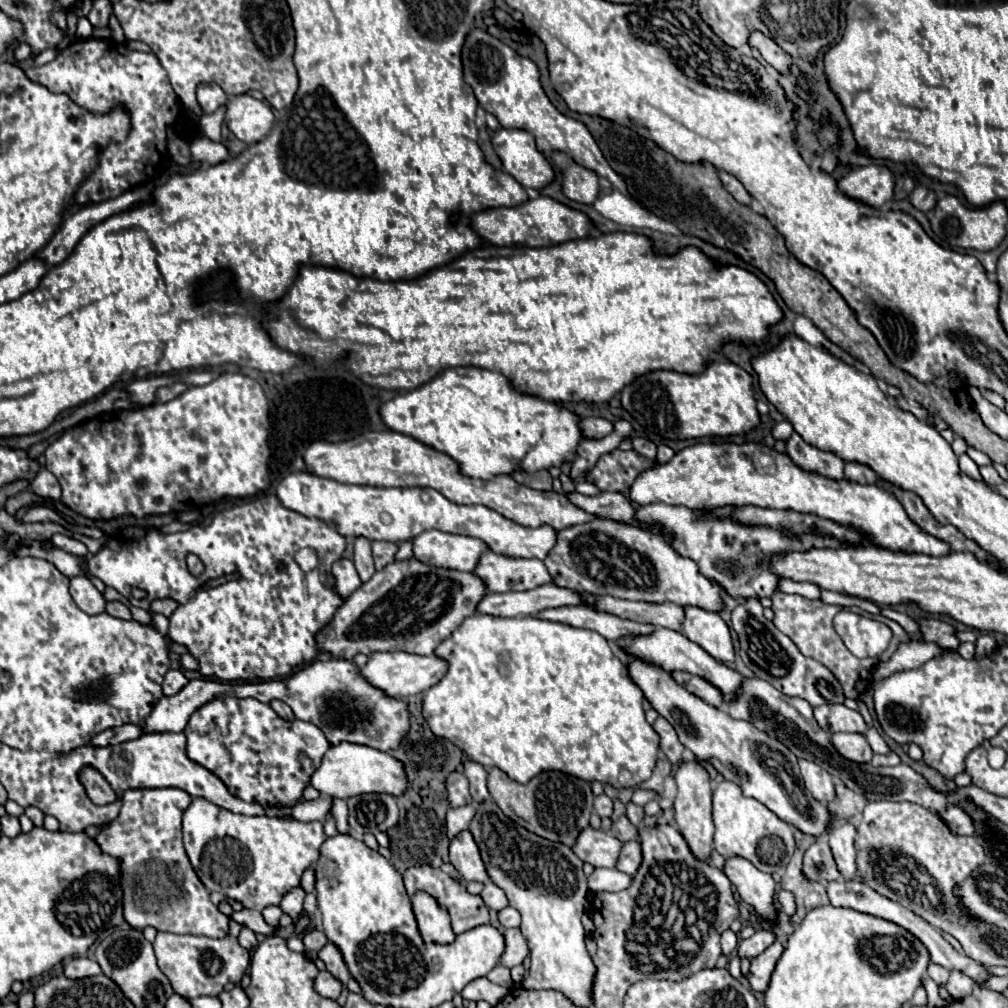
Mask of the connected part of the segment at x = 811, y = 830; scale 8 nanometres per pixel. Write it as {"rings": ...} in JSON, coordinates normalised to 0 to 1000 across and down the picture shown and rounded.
{"rings":[[[631,653],[627,659],[623,659],[623,665],[625,673],[635,681],[647,702],[671,722],[675,736],[687,744],[692,754],[704,756],[720,774],[730,776],[740,790],[754,794],[774,813],[790,819],[794,825],[802,829],[813,829],[819,825],[825,815],[819,798],[808,794],[798,782],[790,748],[784,746],[772,732],[750,724],[746,716],[728,714],[722,706],[700,698],[692,690],[687,690],[657,663]]]}

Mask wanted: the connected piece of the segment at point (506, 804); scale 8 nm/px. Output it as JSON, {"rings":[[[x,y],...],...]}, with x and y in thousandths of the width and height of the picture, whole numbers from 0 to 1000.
{"rings":[[[496,762],[484,764],[484,784],[494,802],[512,817],[522,823],[562,839],[569,839],[573,827],[583,821],[583,812],[587,806],[589,788],[581,774],[558,768],[558,766],[538,766],[522,778],[506,774]]]}

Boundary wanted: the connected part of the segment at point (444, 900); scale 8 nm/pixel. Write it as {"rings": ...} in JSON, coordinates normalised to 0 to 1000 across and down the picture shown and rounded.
{"rings":[[[425,857],[405,861],[405,863],[401,865],[401,879],[403,879],[405,889],[411,889],[413,885],[423,885],[423,887],[427,887],[440,903],[444,903],[446,913],[448,913],[448,923],[450,923],[450,927],[458,927],[458,925],[468,923],[468,921],[472,921],[472,919],[484,917],[484,901],[480,899],[478,891],[466,887],[458,877],[450,875],[450,873],[448,873],[444,867],[440,867],[437,861],[429,861],[429,859],[425,859]]]}

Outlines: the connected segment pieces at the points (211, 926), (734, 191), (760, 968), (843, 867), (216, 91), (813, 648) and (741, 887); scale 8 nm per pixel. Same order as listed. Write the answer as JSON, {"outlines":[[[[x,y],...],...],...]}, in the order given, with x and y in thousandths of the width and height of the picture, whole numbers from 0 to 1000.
{"outlines":[[[[179,782],[127,784],[117,812],[95,829],[95,835],[103,845],[119,851],[123,911],[131,921],[153,919],[157,925],[222,931],[226,909],[208,895],[208,887],[196,873],[181,837],[181,808],[188,796],[188,788]]],[[[714,169],[712,171],[712,175],[714,175],[714,179],[716,179],[716,183],[718,183],[718,187],[734,200],[734,202],[740,202],[740,204],[744,204],[744,200],[746,200],[746,196],[744,196],[744,192],[738,188],[738,185],[726,175],[726,173],[722,173],[722,171],[718,171],[718,169]]],[[[768,935],[768,937],[762,938],[754,948],[746,950],[746,954],[744,954],[744,970],[742,970],[746,982],[758,984],[758,982],[762,980],[764,968],[766,968],[766,964],[768,964],[770,954],[772,954],[774,948],[776,948],[776,944],[778,944],[778,938],[776,938],[774,935]]],[[[839,815],[835,821],[827,821],[821,829],[827,853],[837,873],[849,873],[851,869],[847,829],[849,829],[849,821],[845,819],[845,815]]],[[[198,83],[198,87],[194,89],[194,99],[202,113],[210,113],[226,99],[226,95],[216,83]]],[[[770,587],[766,591],[766,605],[768,605],[768,621],[780,629],[790,641],[792,645],[798,649],[798,651],[804,651],[812,657],[815,657],[827,671],[829,675],[835,679],[837,683],[837,690],[839,692],[847,692],[851,694],[851,690],[861,683],[863,679],[863,665],[869,661],[869,655],[871,657],[879,657],[887,645],[891,643],[893,637],[903,637],[903,631],[893,623],[893,619],[889,619],[887,615],[881,615],[881,613],[875,613],[877,619],[881,619],[887,627],[885,631],[885,637],[881,641],[881,645],[877,649],[873,649],[871,653],[857,653],[857,655],[851,655],[847,649],[843,649],[843,645],[837,641],[837,637],[833,635],[833,631],[829,629],[827,621],[825,621],[825,613],[833,607],[833,605],[845,605],[845,607],[851,607],[851,603],[835,603],[835,601],[825,601],[825,599],[817,599],[813,593],[812,595],[802,595],[798,591],[792,591],[792,589],[778,589],[778,587]]],[[[722,851],[718,867],[730,879],[734,891],[742,895],[756,913],[764,917],[772,915],[772,905],[768,899],[770,875],[764,867],[752,863],[738,851]]]]}

